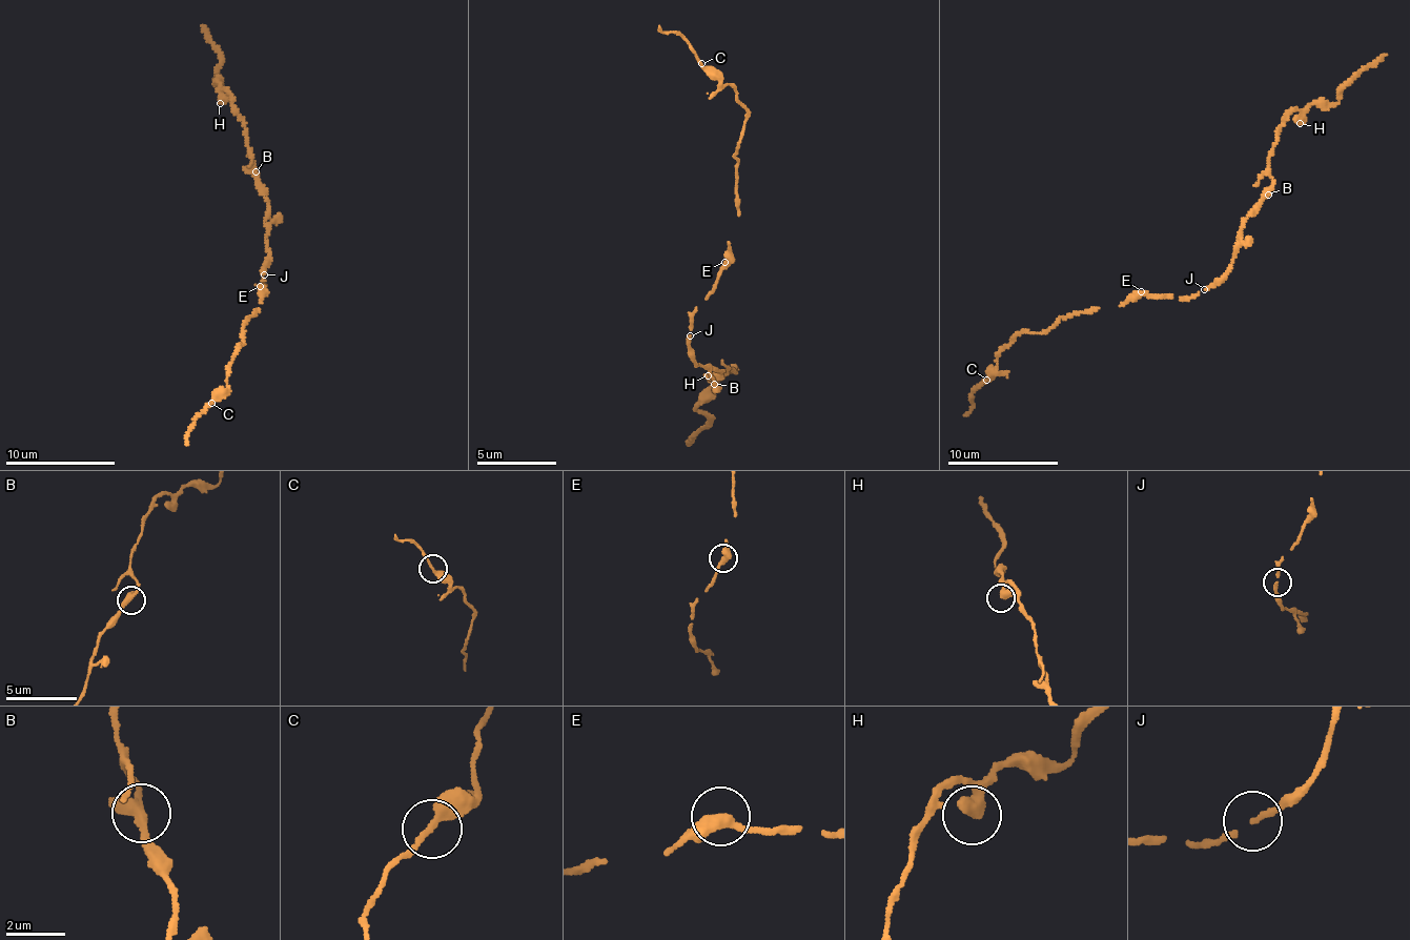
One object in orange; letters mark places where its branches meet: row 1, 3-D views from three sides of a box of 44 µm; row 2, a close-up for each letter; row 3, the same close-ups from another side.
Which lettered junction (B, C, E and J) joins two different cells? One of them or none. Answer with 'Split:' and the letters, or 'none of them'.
Split: none of them

